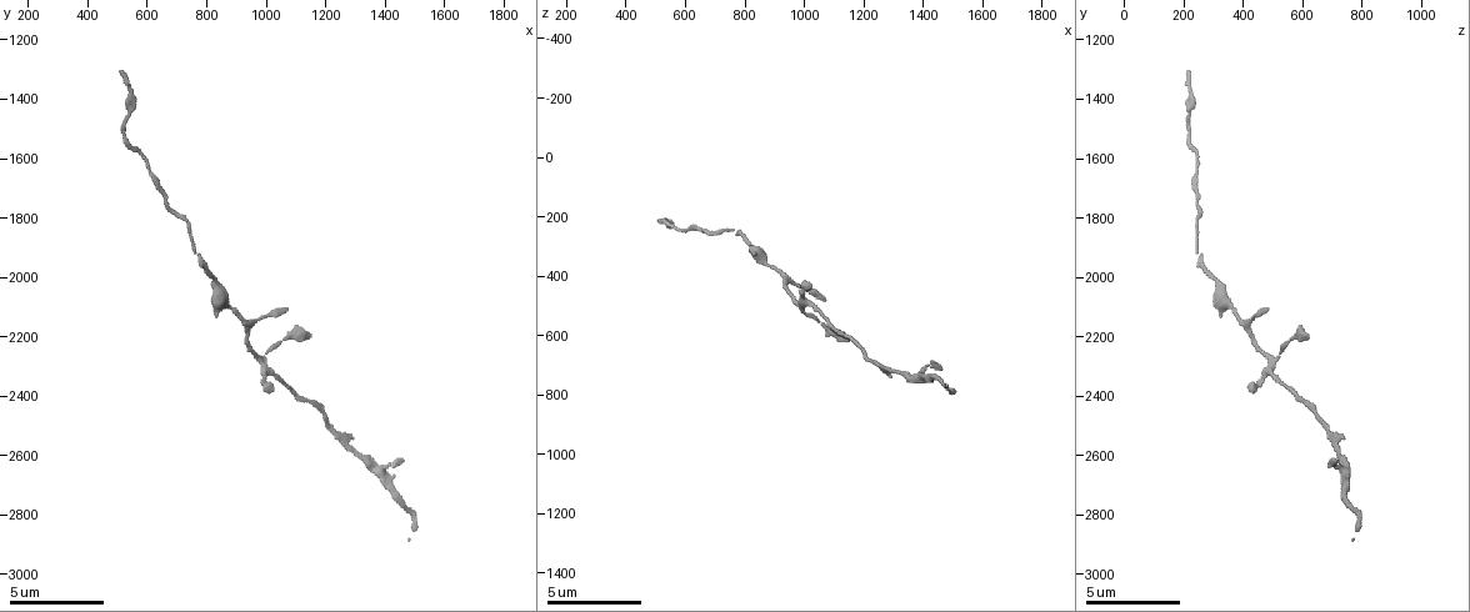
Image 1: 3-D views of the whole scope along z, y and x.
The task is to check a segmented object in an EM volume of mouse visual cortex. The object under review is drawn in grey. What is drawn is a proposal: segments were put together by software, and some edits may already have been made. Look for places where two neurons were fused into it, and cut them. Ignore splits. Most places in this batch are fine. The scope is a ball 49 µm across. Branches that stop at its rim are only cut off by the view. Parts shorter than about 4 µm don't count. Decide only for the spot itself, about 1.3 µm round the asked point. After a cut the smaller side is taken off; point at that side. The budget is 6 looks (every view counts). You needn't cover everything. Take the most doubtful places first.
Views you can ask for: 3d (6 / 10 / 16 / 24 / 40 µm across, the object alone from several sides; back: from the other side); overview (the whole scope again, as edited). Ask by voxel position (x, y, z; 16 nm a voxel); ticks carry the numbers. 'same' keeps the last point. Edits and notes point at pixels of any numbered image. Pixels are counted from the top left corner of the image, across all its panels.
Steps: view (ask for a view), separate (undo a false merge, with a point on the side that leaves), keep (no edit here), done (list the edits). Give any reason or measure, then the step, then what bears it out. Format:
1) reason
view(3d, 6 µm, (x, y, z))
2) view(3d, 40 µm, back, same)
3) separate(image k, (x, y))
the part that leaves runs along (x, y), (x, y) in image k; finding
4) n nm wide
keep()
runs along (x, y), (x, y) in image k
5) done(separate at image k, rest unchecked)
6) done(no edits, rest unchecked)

side arm on a straight run
view(3d, 16 µm, (940, 2170, 420))

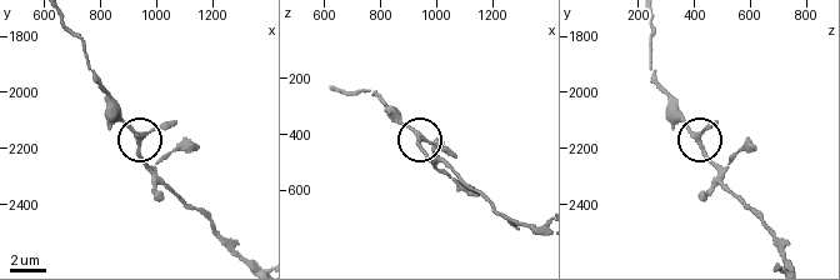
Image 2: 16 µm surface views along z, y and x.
keep()
one neuron here

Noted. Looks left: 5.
sudden change in width
view(3d, 16 µm, (520, 1490, 220))

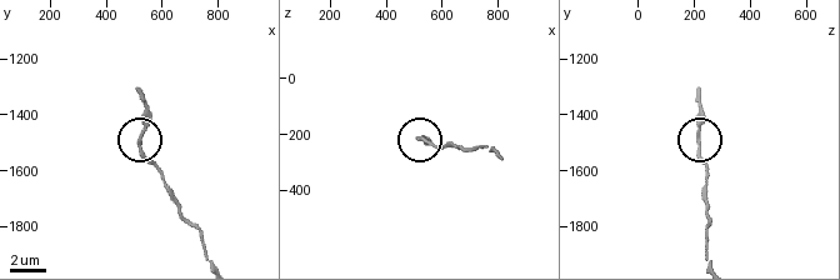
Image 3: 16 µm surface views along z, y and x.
from behind
view(3d, 16 µm, back, same)

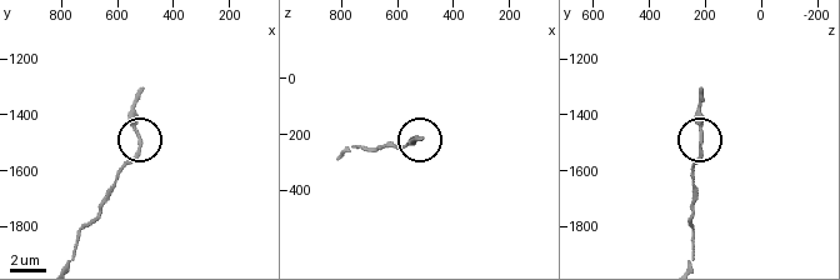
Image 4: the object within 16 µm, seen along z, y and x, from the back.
keep()
runs along (340, 156), (354, 148), (403, 148), (416, 139) in image 4; all the same neuron

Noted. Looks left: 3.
calibre changes
view(3d, 10 µm, (1300, 2590, 720))

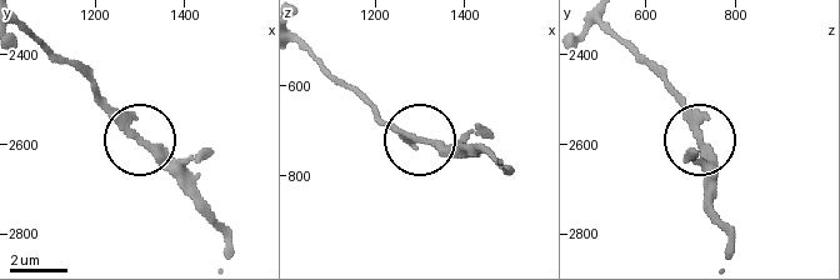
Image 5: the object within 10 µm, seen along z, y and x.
view(3d, 6 µm, (1300, 2590, 725))

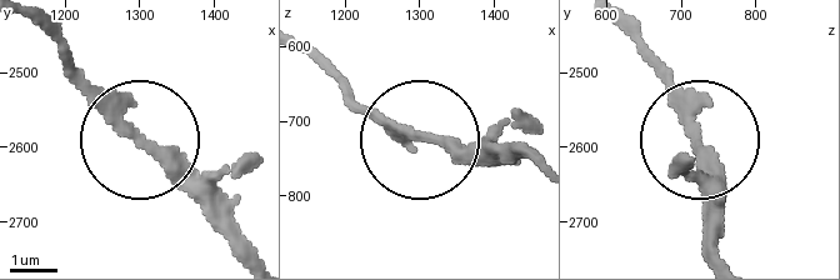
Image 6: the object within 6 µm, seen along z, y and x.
keep()
runs along (31, 24), (231, 235) in image 6; continuous, no second neuron

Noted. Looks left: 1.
done(no edits, rest unchecked)

